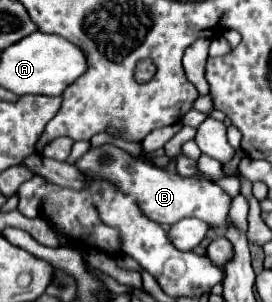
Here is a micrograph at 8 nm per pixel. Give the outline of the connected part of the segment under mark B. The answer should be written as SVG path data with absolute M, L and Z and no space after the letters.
M114 145L90 149L76 165L82 171L88 171L94 177L98 177L98 181L112 181L124 193L132 195L138 201L144 215L154 219L160 225L174 225L176 221L180 221L184 217L196 217L200 221L208 223L210 227L228 225L228 211L230 211L232 197L226 195L212 181L202 181L202 179L194 179L194 177L180 177L176 173L162 171L144 159L130 157L126 151L122 151Z

